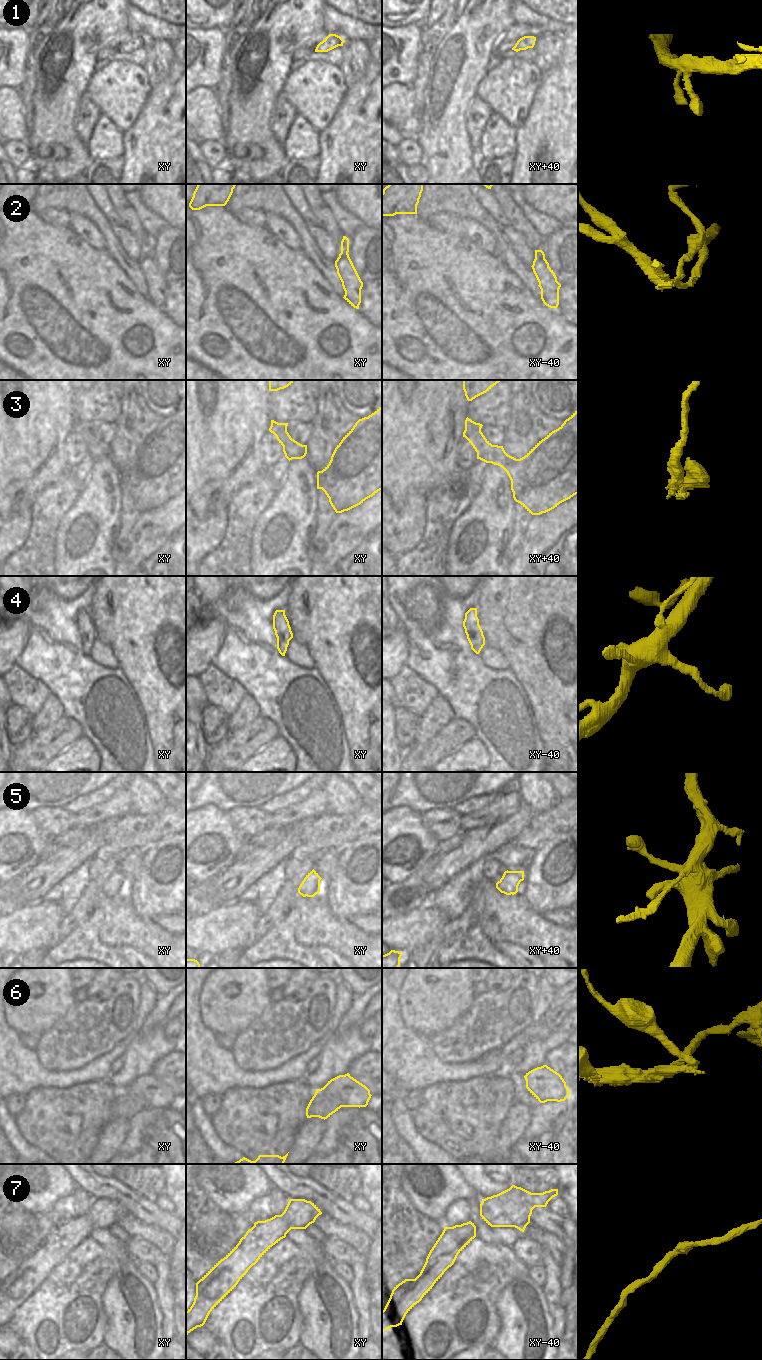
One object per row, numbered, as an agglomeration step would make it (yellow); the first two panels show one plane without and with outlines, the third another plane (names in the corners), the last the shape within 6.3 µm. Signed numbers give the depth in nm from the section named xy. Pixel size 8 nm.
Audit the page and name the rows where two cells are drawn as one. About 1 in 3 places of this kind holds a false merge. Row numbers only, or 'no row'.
2, 3, 5, 6

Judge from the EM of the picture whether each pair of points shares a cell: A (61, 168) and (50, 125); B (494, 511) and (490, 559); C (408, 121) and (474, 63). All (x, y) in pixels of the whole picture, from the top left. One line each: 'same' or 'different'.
A: same
B: same
C: different

